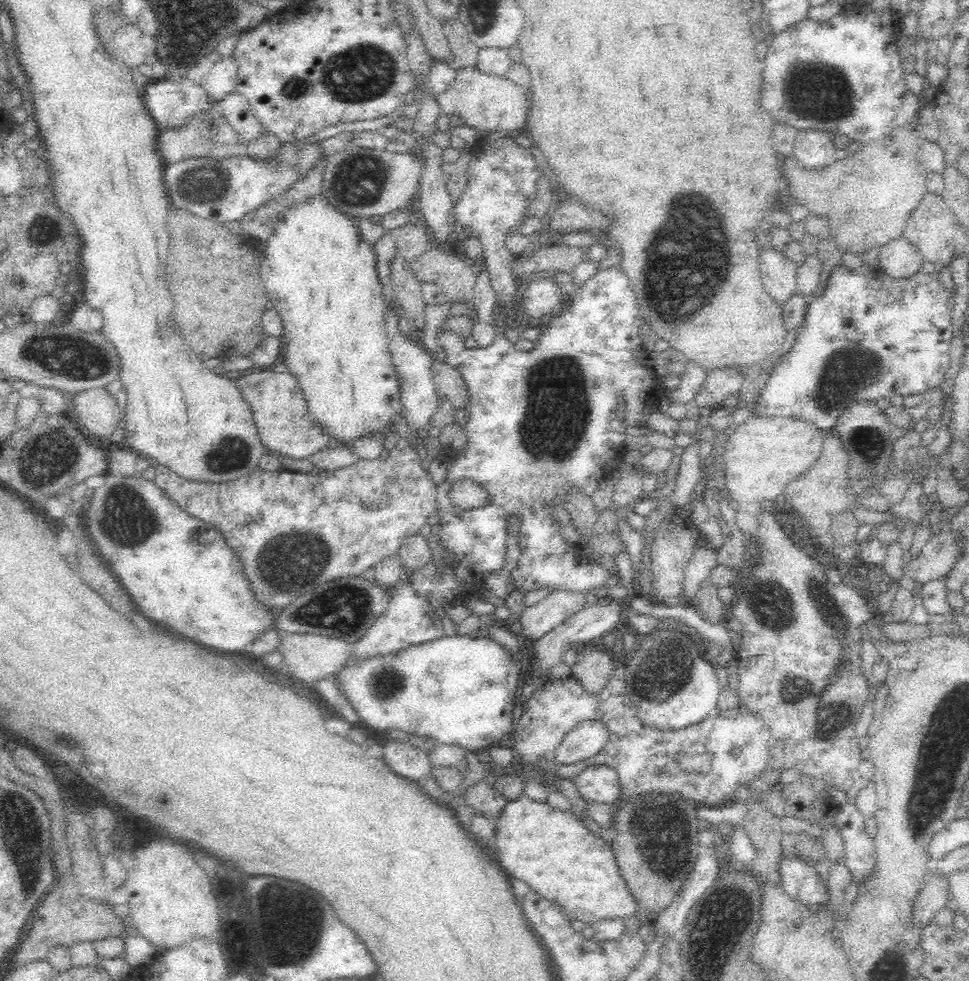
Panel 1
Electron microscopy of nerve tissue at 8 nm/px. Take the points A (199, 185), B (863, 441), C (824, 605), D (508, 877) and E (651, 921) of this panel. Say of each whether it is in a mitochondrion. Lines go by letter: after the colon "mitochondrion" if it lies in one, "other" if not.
A: mitochondrion
B: mitochondrion
C: mitochondrion
D: other
E: other

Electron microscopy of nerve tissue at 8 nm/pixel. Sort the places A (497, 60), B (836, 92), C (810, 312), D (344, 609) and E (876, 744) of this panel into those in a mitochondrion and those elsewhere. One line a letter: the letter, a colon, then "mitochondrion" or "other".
A: other
B: mitochondrion
C: other
D: mitochondrion
E: other

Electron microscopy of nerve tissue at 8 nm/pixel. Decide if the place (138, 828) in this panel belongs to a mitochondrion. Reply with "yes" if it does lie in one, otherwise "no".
no

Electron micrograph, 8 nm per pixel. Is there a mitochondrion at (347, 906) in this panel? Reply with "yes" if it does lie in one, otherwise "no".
no

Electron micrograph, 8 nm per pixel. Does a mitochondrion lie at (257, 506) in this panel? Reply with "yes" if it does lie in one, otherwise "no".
no

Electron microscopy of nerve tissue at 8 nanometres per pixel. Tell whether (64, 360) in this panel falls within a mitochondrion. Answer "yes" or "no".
yes

